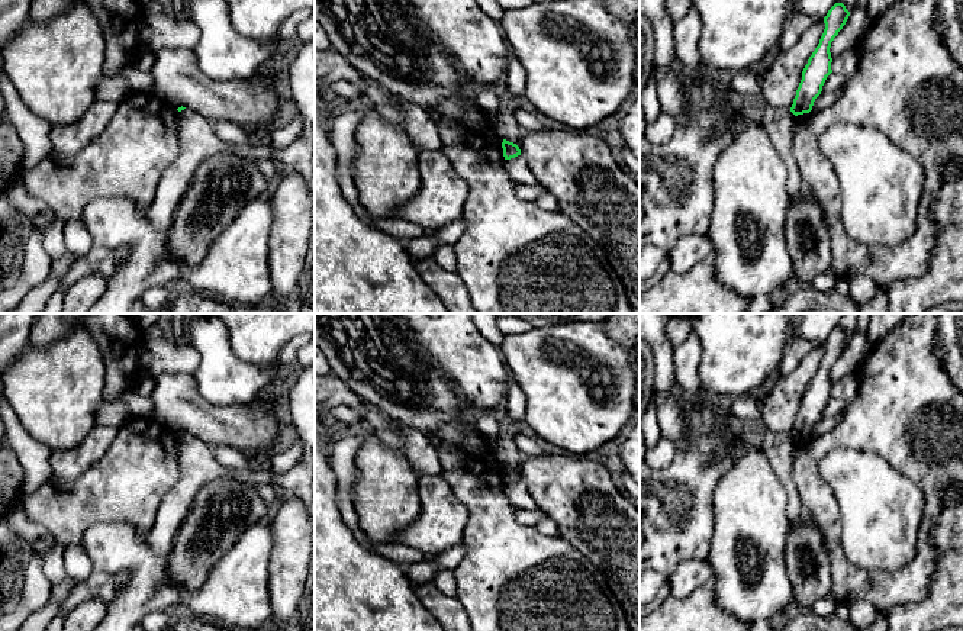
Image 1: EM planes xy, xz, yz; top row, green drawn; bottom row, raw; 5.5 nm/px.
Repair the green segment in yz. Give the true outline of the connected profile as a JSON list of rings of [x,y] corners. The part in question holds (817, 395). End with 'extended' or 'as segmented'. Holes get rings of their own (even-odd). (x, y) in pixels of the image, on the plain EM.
[[[835,328],[824,342],[824,358],[802,396],[802,405],[790,432],[795,441],[809,438],[815,424],[821,419],[827,402],[832,397],[831,367],[843,354],[848,341],[850,337],[846,331],[843,328]]]; as segmented

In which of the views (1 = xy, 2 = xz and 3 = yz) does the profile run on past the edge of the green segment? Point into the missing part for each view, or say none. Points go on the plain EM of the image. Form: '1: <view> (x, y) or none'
1: none
2: none
3: none

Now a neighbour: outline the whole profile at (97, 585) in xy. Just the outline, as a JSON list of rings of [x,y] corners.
[[[125,570],[115,576],[96,572],[83,582],[78,582],[62,601],[62,612],[57,615],[48,625],[46,631],[64,631],[65,616],[81,602],[100,598],[106,603],[110,602],[116,592],[131,579],[131,572]]]

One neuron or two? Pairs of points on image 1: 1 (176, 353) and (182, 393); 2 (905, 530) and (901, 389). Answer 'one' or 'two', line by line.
1: two
2: two

